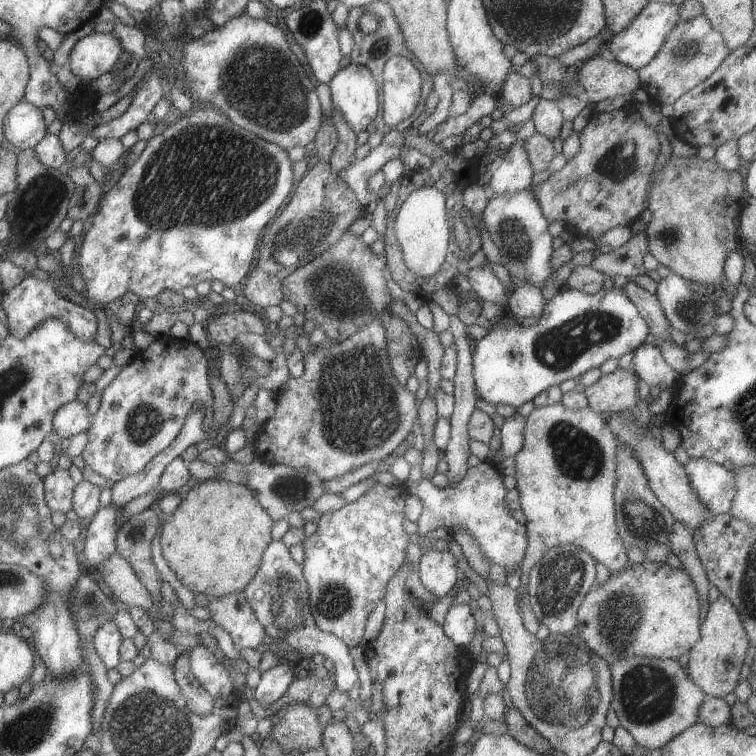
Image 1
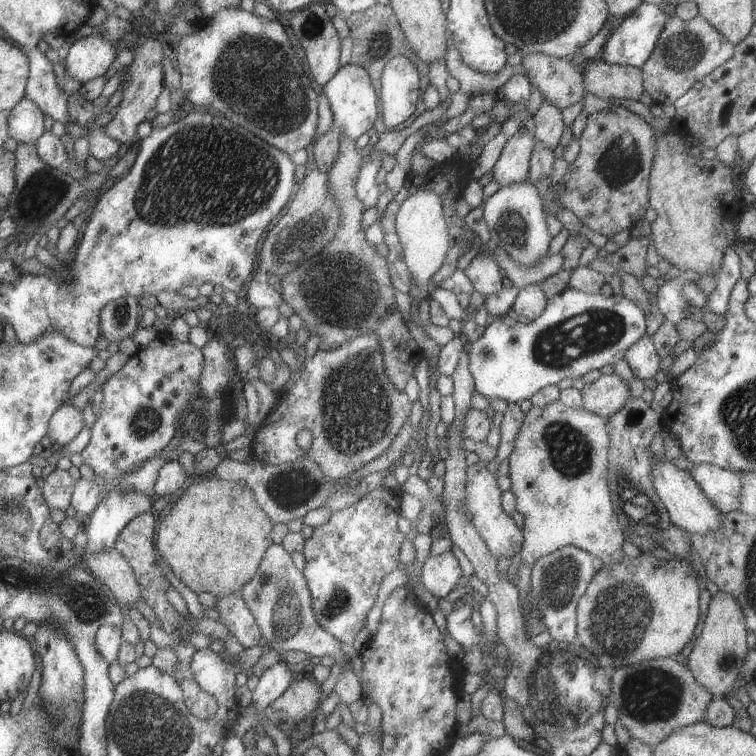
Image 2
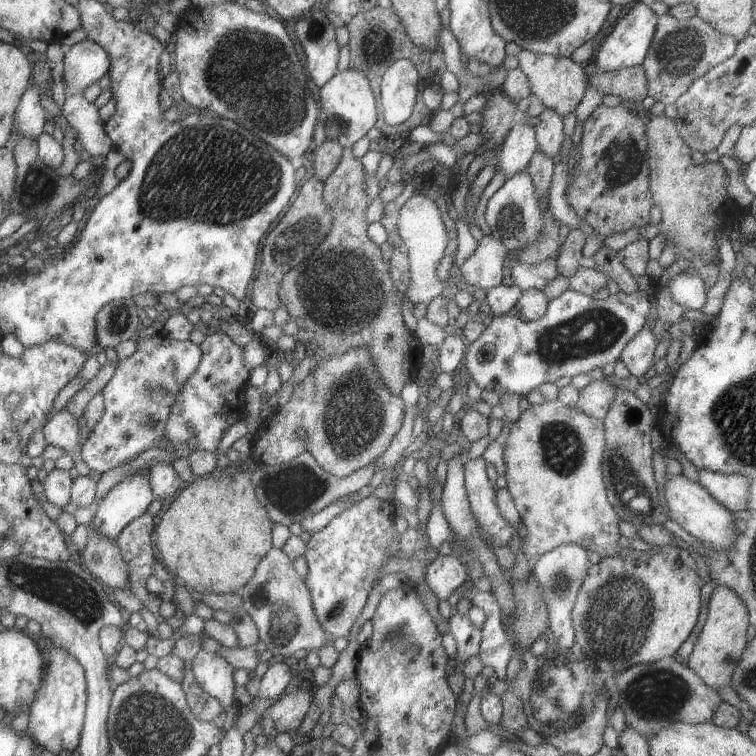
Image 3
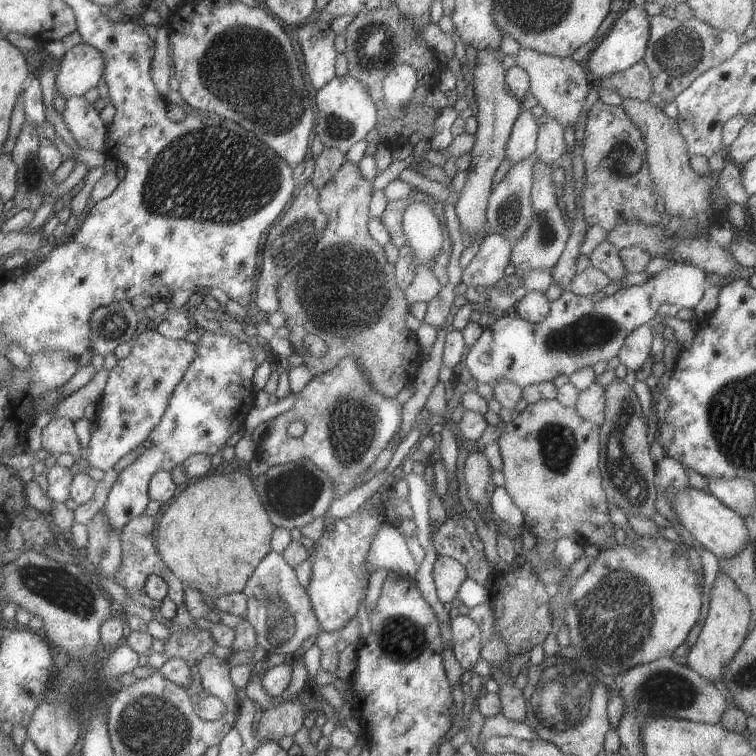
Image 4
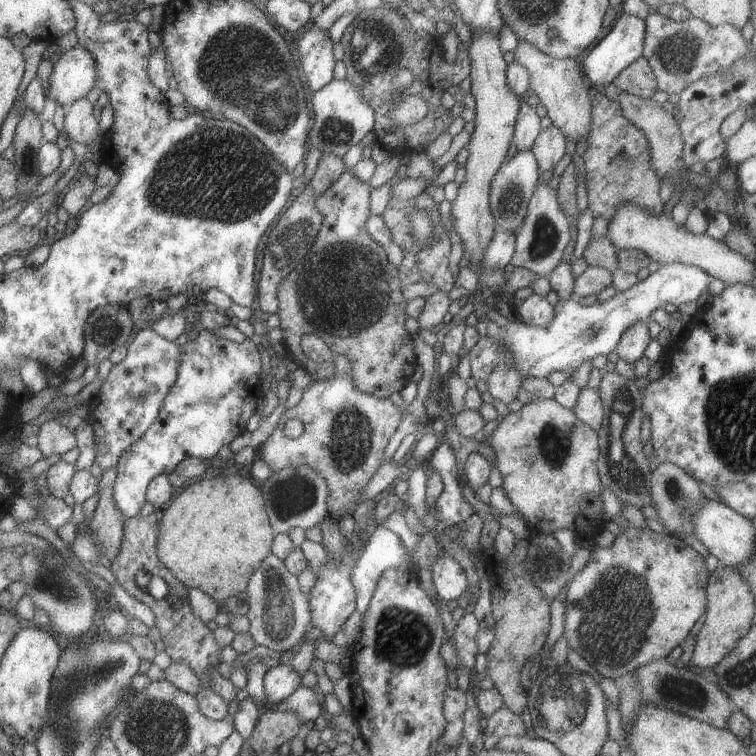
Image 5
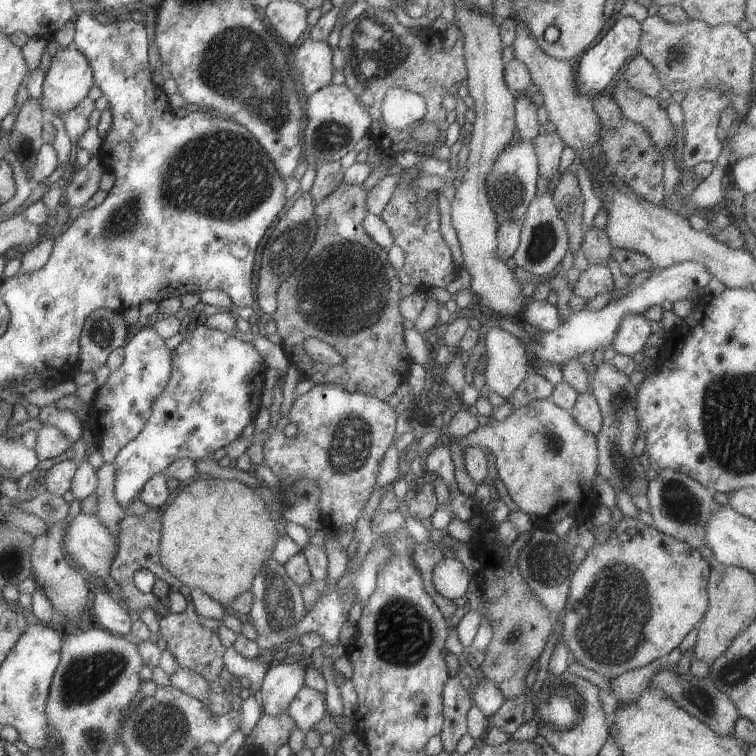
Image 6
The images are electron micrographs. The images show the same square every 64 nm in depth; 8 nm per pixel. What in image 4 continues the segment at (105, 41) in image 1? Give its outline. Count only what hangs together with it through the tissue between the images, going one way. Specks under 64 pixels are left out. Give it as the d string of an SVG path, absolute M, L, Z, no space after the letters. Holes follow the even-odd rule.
M79 43L65 52L60 63L55 85L67 101L83 97L91 88L97 88L105 74L105 58L101 50L87 43Z

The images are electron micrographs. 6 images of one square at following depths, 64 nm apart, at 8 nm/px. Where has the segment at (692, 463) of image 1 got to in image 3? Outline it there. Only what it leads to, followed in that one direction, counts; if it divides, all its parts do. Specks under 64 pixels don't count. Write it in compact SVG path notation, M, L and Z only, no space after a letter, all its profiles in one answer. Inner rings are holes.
M698 470L699 483L708 494L729 512L739 512L747 508L749 498L749 479L747 477L730 474L719 474L711 470Z

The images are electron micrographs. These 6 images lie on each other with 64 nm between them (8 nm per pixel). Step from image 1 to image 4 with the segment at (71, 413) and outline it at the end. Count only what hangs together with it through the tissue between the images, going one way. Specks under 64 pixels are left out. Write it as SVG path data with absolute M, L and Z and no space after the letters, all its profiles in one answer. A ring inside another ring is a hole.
M54 418L47 426L42 429L41 432L42 448L49 450L51 454L58 456L63 453L71 454L75 460L81 460L81 442L79 442L79 436L77 436L77 430L75 430L75 421L70 418Z

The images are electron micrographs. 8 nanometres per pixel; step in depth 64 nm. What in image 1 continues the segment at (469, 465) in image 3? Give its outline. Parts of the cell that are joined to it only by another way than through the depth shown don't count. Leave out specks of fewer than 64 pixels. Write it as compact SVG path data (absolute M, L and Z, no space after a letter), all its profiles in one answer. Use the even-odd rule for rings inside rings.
M486 460L469 467L457 484L446 485L443 489L435 487L427 479L412 482L407 478L400 485L408 495L415 496L422 504L421 514L416 522L416 534L425 537L429 532L435 534L447 529L463 528L479 544L479 550L489 564L503 568L504 573L515 570L521 565L527 548L527 532L524 524L513 519L512 510L507 510L507 490L501 484L502 477L496 465Z

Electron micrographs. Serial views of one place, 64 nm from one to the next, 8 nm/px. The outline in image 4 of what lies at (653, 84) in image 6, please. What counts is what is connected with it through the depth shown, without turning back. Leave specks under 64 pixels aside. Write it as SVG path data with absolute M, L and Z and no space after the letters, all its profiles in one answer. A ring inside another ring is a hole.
M643 60L635 62L621 72L615 72L607 78L595 79L591 82L594 87L611 88L619 94L620 98L647 100L651 96L651 74Z

